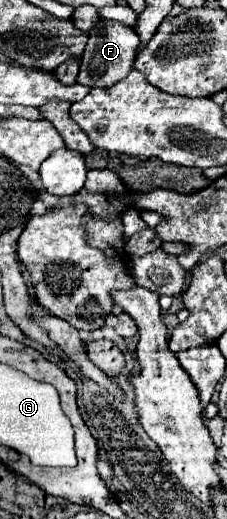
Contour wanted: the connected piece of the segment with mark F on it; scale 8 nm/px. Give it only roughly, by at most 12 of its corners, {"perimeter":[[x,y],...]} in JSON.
{"perimeter":[[98,19],[76,83],[124,79],[140,45],[134,29]]}

